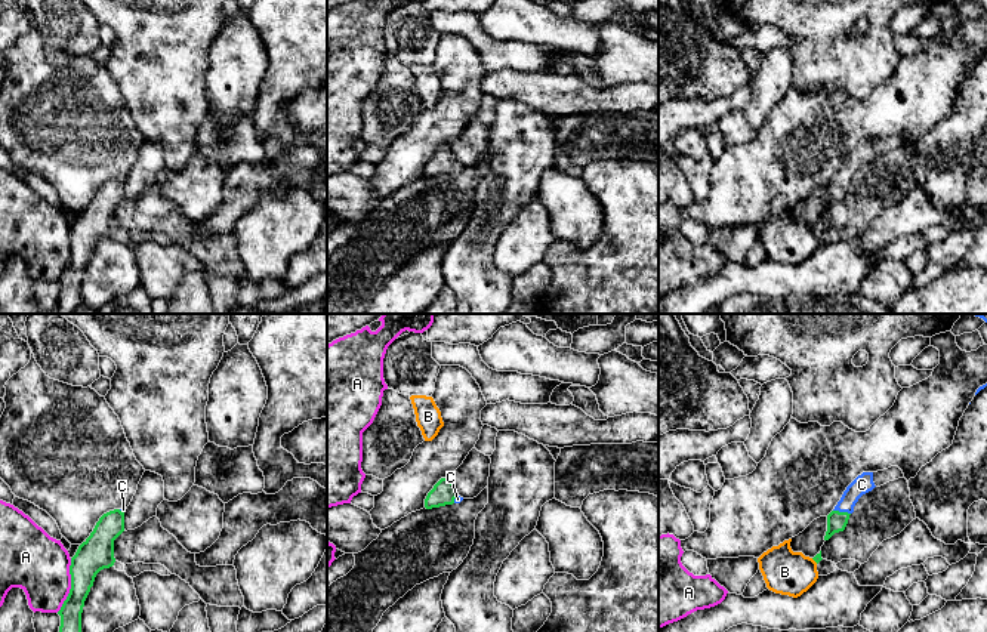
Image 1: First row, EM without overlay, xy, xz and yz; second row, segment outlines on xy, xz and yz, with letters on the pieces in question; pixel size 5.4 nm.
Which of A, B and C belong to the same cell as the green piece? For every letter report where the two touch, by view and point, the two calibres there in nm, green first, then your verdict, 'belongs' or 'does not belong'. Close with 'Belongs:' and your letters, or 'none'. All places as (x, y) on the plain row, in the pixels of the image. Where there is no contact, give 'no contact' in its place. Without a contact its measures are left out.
A: xy (71, 253) | 180/320 nm | does not belong
B: yz (814, 228) | 50/240 nm | does not belong
C: yz (842, 181) | 110/100 nm | belongs
Belongs: C

